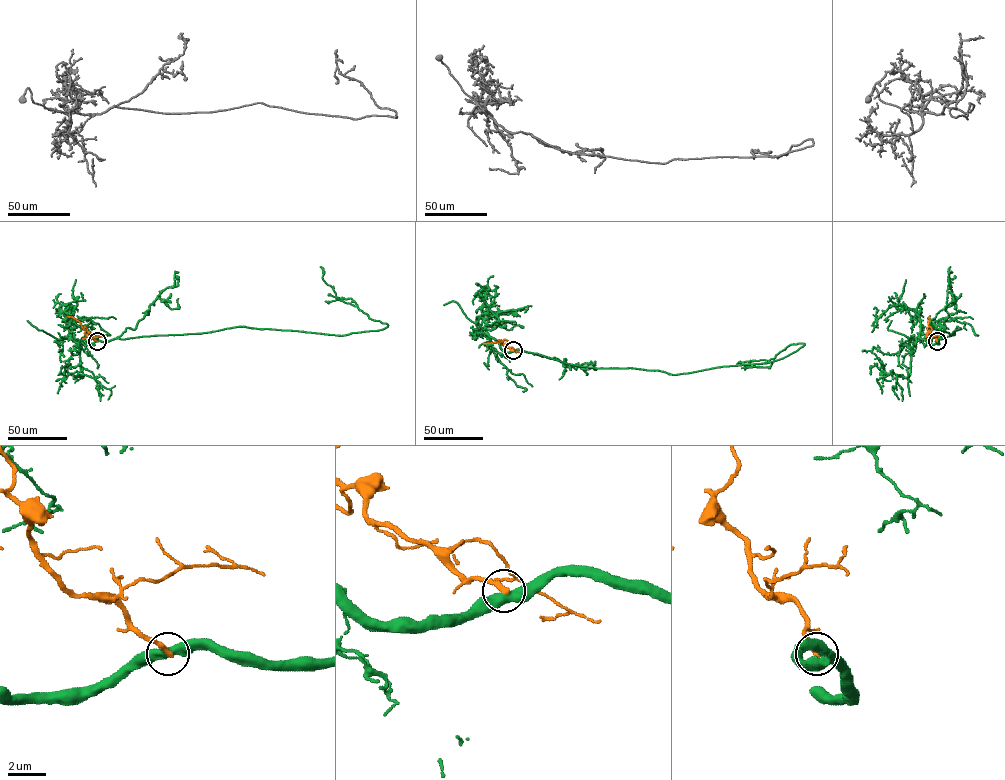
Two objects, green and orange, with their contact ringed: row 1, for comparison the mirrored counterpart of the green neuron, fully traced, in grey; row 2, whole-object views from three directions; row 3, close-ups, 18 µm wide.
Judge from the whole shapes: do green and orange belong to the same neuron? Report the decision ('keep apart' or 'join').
keep apart

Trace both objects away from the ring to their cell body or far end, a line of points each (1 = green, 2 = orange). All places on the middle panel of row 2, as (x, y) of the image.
1: (513, 350), (580, 366), (679, 374), (767, 363), (804, 344), (790, 344), (768, 360), (737, 364)
2: (513, 350), (500, 340), (483, 343)

